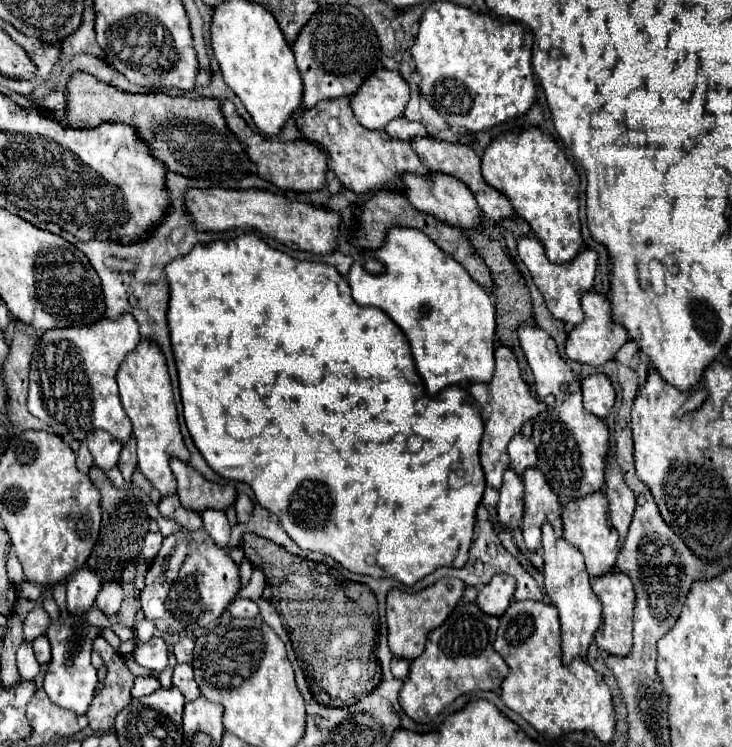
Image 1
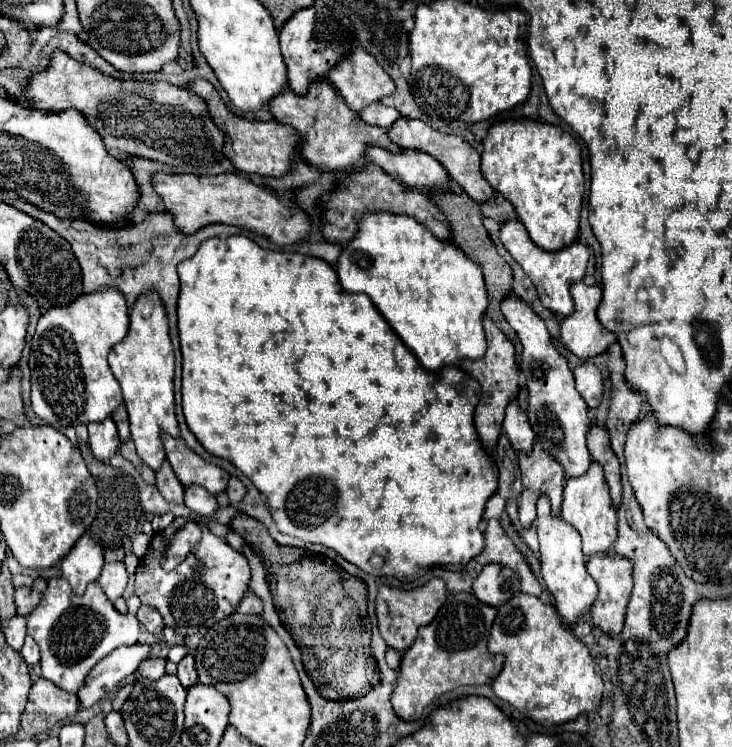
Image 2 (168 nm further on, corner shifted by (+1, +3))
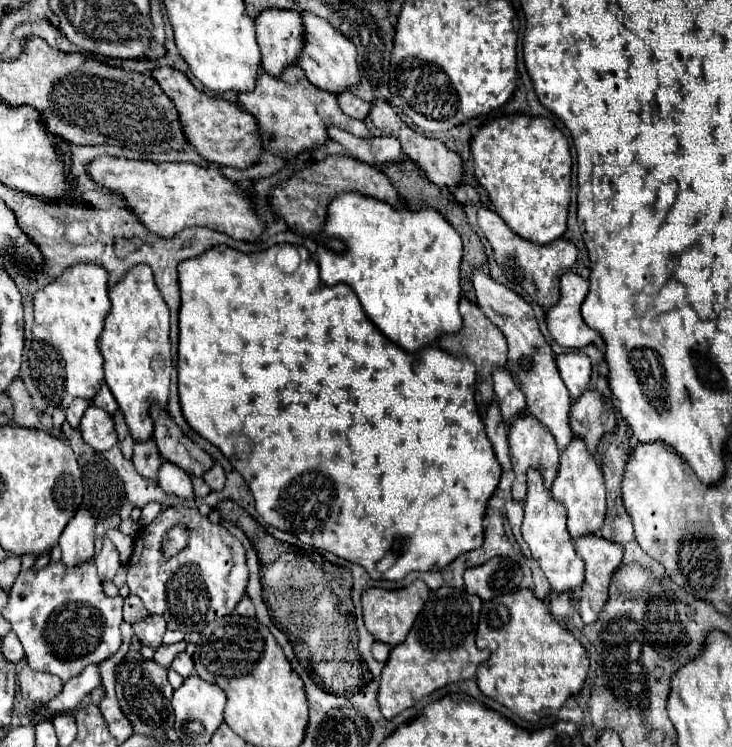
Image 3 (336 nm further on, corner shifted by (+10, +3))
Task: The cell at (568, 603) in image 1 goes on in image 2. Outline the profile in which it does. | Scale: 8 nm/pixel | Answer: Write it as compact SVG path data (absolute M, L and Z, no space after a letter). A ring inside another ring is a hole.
M541 495L537 501L537 535L539 535L539 559L541 559L541 573L547 589L551 591L555 599L555 607L559 617L567 623L573 625L583 611L589 611L591 605L597 599L597 583L585 569L585 555L581 551L581 537L575 531L573 525L567 525L557 515L549 513L549 499L547 495ZM547 511L547 513L543 513Z

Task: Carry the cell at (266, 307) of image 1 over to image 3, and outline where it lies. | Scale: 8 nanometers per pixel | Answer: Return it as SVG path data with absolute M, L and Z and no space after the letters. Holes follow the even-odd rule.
M226 245L212 247L210 251L186 259L178 265L180 283L180 345L178 345L178 395L186 423L206 441L216 445L232 467L248 483L256 511L262 519L286 533L296 535L302 543L318 549L326 549L340 559L362 565L372 579L402 581L412 571L442 571L454 557L478 549L484 541L482 519L486 503L500 481L500 465L494 457L492 445L486 437L484 423L474 409L474 365L462 361L462 357L450 357L450 353L432 345L418 353L406 353L394 345L382 331L366 317L356 293L338 283L328 287L320 281L318 263L308 249L293 245L300 255L300 264L294 272L282 270L276 264L280 247L252 253L230 249Z

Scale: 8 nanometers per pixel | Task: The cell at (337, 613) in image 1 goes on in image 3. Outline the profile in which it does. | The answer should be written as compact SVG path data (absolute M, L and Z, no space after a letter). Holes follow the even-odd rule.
M222 501L218 511L220 511L220 517L224 521L238 525L238 529L242 529L246 533L246 537L250 537L250 543L254 543L254 549L260 557L260 575L262 575L264 603L268 607L268 613L270 613L274 625L292 643L300 665L308 671L312 681L322 691L328 691L328 693L358 693L364 687L364 663L362 663L360 653L358 653L354 603L350 599L350 591L352 591L352 573L350 573L350 569L330 563L318 551L310 553L304 547L296 547L296 545L276 541L272 535L266 535L266 531L254 521L254 517L250 517L234 501Z

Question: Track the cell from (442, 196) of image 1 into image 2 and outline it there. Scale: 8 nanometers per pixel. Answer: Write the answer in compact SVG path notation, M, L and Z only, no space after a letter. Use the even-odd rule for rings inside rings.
M367 145L367 159L379 165L397 181L411 185L411 187L431 187L431 185L447 185L447 171L439 161L423 151L407 151L401 149L399 153L391 153L377 145Z

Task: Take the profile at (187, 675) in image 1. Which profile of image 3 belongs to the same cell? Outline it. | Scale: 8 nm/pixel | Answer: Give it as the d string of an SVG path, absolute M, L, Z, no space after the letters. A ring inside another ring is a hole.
M186 651L178 653L178 655L176 655L176 659L172 661L172 669L174 669L178 675L182 675L182 677L188 677L188 675L192 675L192 671L194 671L192 657L190 657Z

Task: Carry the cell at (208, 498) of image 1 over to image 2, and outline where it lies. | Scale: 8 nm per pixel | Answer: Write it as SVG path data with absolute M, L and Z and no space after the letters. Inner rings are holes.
M163 433L163 445L165 445L169 463L183 485L197 483L197 485L205 487L211 495L219 495L225 491L227 481L229 481L227 471L223 471L221 467L217 467L213 463L203 461L193 449L187 447L187 443L181 437L175 439L175 437Z

